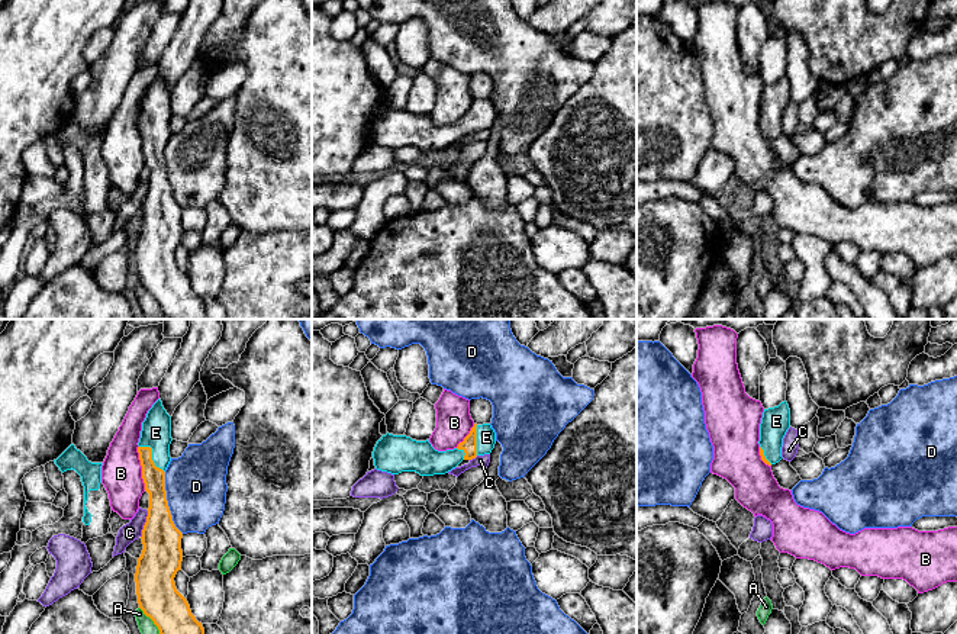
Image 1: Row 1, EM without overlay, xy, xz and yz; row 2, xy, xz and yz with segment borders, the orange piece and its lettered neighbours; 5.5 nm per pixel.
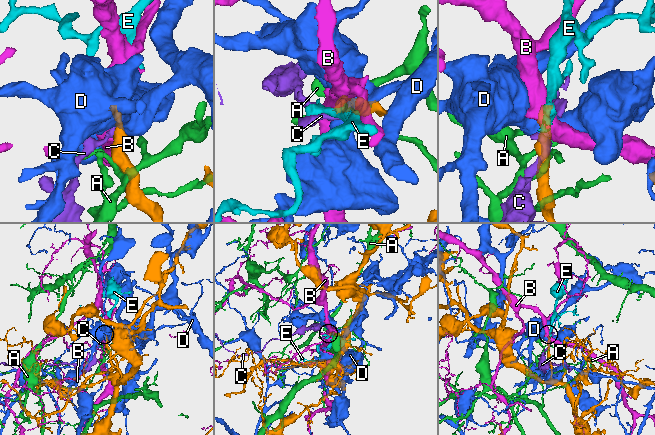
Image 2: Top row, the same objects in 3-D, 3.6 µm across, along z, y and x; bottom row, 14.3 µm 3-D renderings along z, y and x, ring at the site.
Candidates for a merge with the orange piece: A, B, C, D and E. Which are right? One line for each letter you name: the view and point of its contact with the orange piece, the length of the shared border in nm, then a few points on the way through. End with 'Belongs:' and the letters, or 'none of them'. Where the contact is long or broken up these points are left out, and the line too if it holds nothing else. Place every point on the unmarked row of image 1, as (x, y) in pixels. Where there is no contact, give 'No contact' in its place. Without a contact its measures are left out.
E: Touches orange at xy (151, 131). Shared border 200 nm. Path across: xy (154, 153), (151, 131), (155, 108)
Belongs: E

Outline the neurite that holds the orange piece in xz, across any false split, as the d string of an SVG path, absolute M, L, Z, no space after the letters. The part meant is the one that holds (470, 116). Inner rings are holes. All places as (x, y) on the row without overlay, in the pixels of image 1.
M490 99L471 103L470 109L454 125L438 126L429 115L416 116L406 110L383 110L373 126L377 145L399 149L416 147L420 151L445 149L463 135L490 129L496 119L496 107Z

